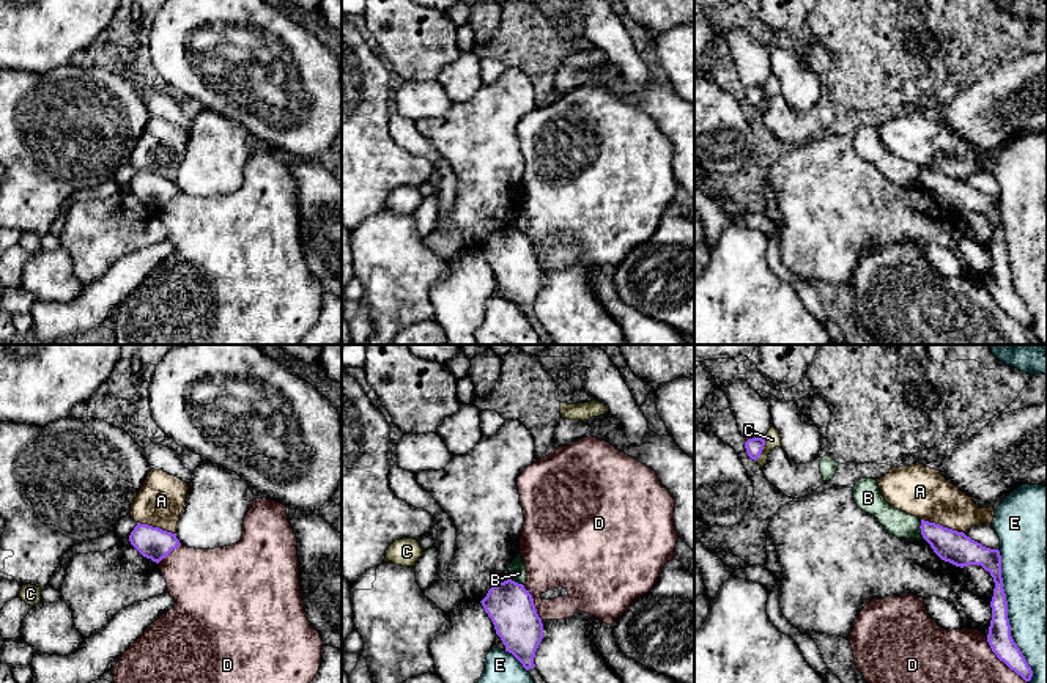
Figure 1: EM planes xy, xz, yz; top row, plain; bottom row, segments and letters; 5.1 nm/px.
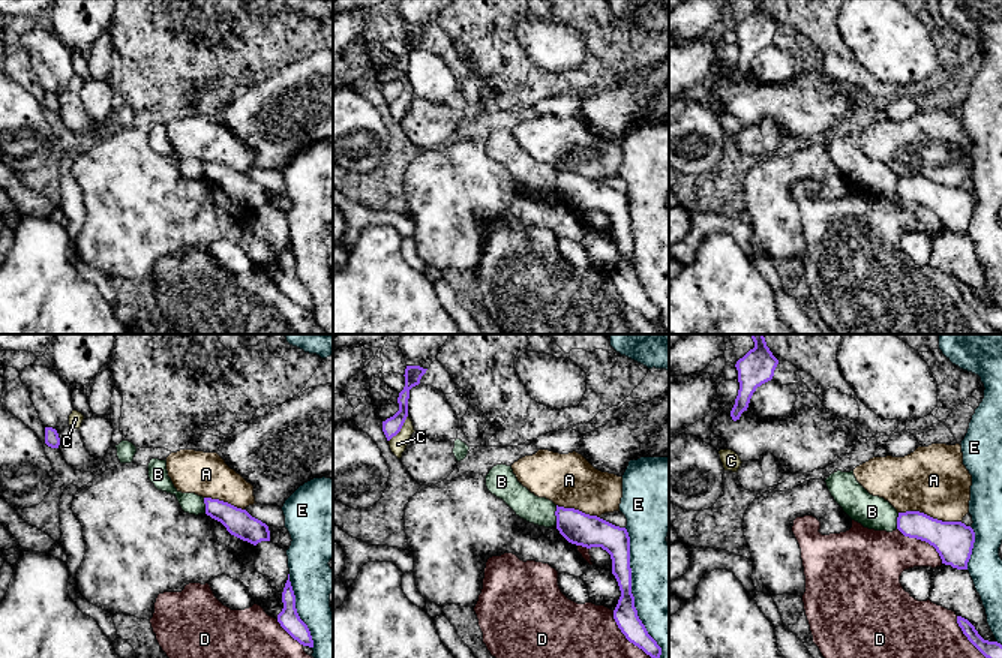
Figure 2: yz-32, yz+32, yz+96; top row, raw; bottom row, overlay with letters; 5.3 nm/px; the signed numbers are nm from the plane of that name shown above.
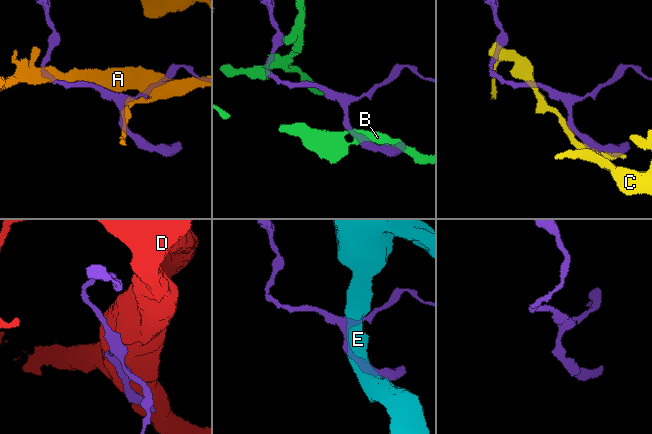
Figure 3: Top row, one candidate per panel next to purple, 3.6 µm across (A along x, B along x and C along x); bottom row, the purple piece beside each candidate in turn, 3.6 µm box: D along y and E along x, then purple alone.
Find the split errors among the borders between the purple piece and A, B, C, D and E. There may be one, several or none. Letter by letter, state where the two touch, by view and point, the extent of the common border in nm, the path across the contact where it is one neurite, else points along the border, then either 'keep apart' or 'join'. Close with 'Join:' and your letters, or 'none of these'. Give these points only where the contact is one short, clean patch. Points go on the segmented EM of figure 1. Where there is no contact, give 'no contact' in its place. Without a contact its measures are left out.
A: contact yz (942, 526); length 240 nm; keep apart
B: contact yz (920, 527); length 110 nm; border yz (920, 520), (920, 534), (924, 539); keep apart
C: contact yz (762, 449); length 130 nm; border yz (765, 439), (762, 452), (754, 460); keep apart
D: contact yz (1002, 660); length 320 nm; keep apart
E: contact yz (1006, 616); length 700 nm; keep apart
Join: none of these

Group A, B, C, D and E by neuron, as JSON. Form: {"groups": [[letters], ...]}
{"groups": [["A"], ["B"], ["C"], ["D"], ["E"]]}

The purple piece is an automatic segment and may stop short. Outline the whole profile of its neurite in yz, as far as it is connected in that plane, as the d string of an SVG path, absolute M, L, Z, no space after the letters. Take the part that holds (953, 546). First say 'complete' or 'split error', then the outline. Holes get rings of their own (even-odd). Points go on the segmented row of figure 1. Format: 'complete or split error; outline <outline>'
complete; outline M921 519L919 529L923 538L930 545L934 552L942 560L960 568L967 565L981 565L986 571L990 573L995 582L995 589L990 601L992 620L987 642L1000 661L1003 661L1025 681L1030 681L1033 670L1011 636L1008 601L1001 578L1000 551L982 546L981 543L967 537L964 532L957 532L924 519Z

